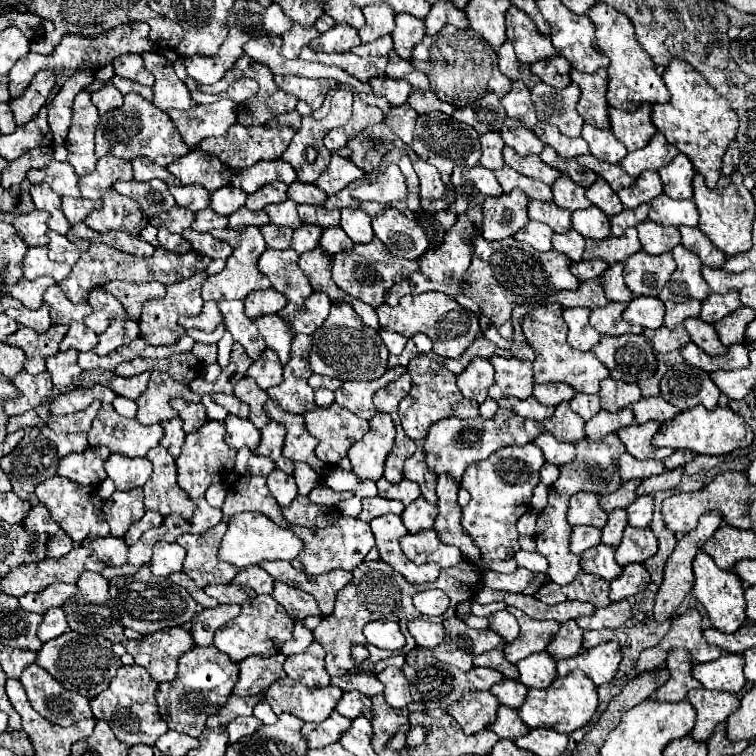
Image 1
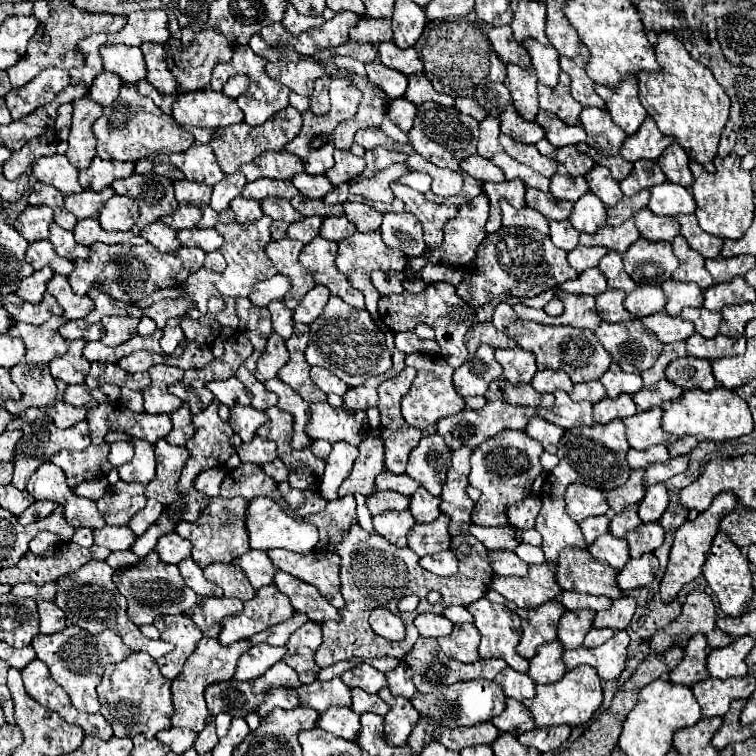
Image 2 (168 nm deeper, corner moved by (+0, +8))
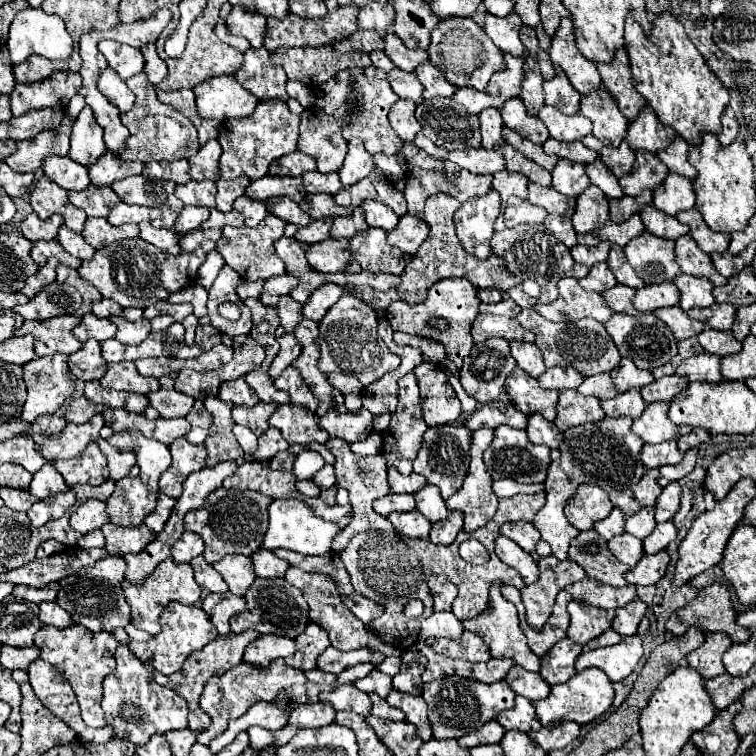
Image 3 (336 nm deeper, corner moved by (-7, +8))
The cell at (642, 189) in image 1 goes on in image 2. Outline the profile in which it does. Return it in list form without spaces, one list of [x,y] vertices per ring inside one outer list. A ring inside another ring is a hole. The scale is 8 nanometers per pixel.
[[[639,160],[639,162],[635,162],[635,168],[631,170],[631,174],[621,182],[621,192],[625,196],[633,196],[639,190],[657,186],[657,184],[661,184],[665,180],[667,180],[667,176],[663,174],[663,170],[659,168],[657,162]]]

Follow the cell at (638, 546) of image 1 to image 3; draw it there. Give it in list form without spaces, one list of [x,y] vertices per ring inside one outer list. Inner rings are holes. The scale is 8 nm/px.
[[[664,522],[664,524],[658,524],[654,528],[654,532],[644,540],[644,554],[658,554],[662,552],[668,542],[672,542],[676,538],[678,530],[672,522]]]

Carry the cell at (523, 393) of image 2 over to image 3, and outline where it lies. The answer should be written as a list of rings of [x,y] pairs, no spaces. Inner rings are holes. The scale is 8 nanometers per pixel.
[[[516,368],[508,380],[506,380],[506,392],[512,400],[512,404],[524,412],[524,414],[542,414],[546,420],[556,418],[556,402],[558,392],[556,390],[544,390],[540,388],[536,378],[530,378],[524,370]]]

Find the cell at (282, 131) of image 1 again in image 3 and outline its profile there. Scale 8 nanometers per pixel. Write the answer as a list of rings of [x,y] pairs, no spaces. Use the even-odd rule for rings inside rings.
[[[260,102],[250,118],[240,118],[240,120],[232,118],[222,122],[222,134],[218,136],[218,142],[222,146],[222,156],[220,156],[222,178],[248,176],[250,180],[256,180],[266,176],[268,166],[274,160],[296,150],[298,124],[300,116],[292,114],[286,102]]]

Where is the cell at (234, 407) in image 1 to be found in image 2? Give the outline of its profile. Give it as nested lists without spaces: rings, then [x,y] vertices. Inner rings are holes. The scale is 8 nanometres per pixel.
[[[231,376],[227,380],[219,382],[207,382],[207,388],[213,392],[215,400],[225,404],[225,406],[249,406],[251,404],[251,392],[239,382],[237,376]]]

